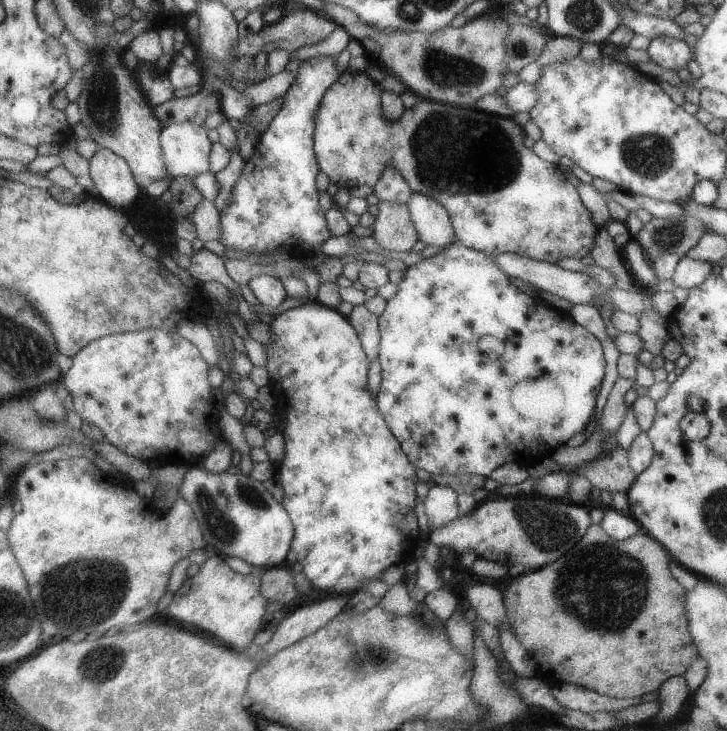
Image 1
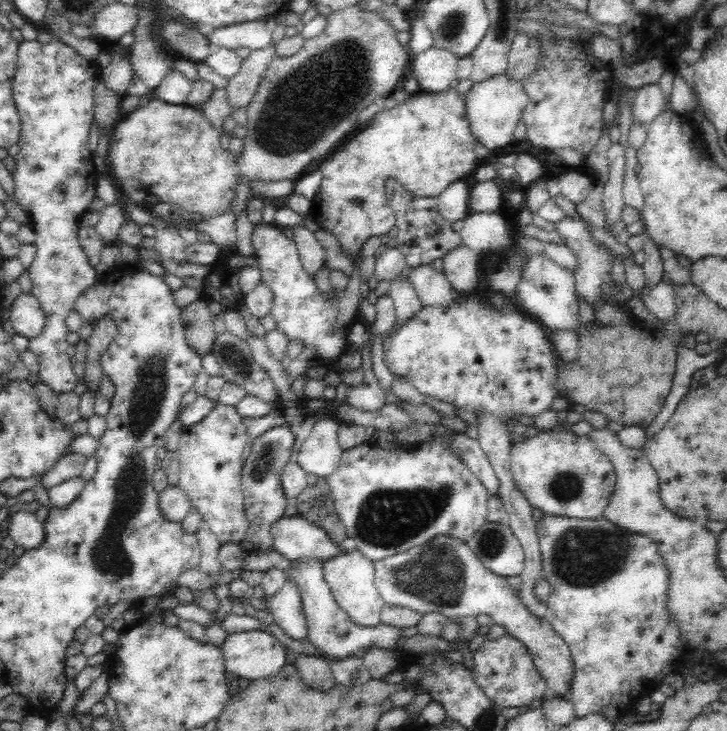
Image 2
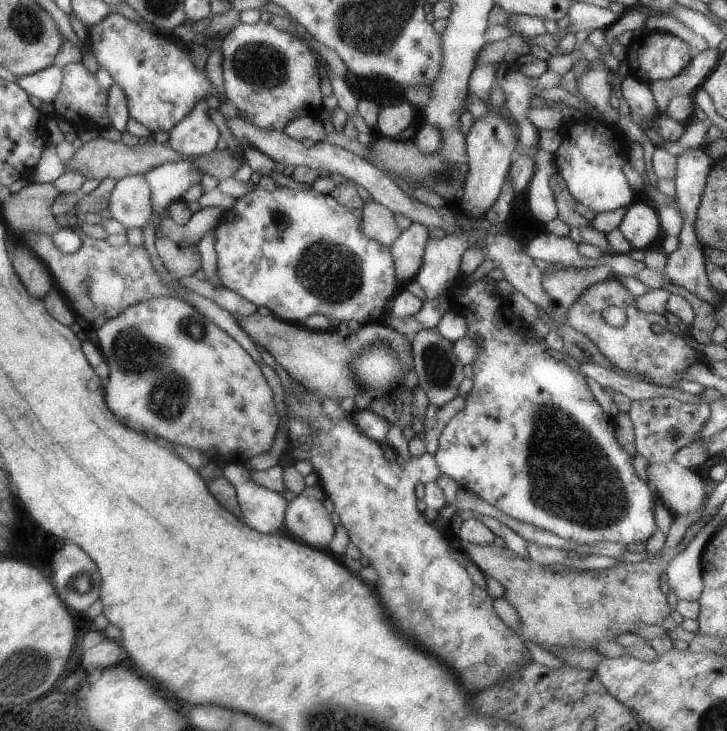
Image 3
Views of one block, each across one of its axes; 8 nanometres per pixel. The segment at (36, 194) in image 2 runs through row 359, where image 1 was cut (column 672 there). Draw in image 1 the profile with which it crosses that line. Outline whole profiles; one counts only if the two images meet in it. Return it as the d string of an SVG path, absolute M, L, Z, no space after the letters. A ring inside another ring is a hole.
M667 36L651 39L647 52L653 62L675 72L686 68L688 62L693 59L693 52L686 41Z

